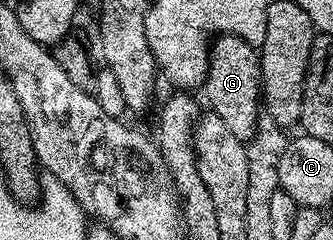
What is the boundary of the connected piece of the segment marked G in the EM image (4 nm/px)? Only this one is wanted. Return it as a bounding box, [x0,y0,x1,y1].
[203,35,263,141]

